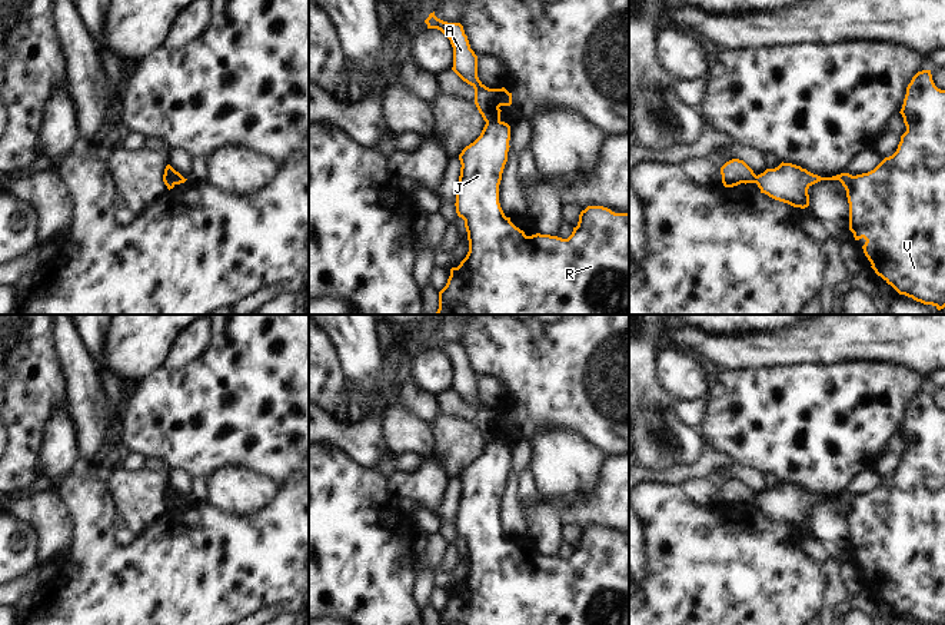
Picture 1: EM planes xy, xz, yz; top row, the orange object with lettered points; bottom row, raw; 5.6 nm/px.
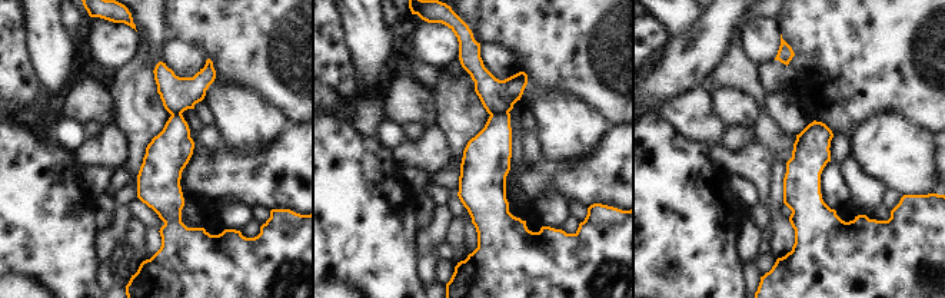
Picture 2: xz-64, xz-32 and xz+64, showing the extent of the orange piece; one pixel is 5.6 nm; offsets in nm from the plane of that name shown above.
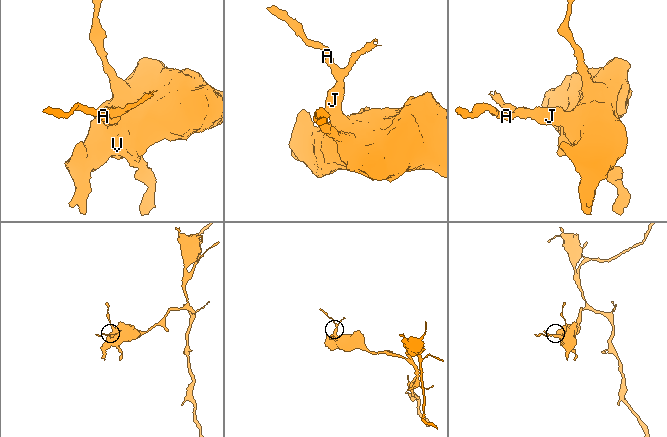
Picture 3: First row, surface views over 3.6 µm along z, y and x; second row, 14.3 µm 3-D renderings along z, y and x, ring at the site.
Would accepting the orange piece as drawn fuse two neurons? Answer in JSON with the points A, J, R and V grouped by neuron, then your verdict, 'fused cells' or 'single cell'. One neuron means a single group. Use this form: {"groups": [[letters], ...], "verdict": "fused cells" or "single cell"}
{"groups": [["A"], ["J", "R", "V"]], "verdict": "fused cells"}

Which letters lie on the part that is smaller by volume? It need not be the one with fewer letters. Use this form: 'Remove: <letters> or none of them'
Remove: A

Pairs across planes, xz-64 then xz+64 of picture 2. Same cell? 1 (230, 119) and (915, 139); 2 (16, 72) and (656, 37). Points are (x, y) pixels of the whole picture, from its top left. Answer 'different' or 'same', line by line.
1: same
2: same

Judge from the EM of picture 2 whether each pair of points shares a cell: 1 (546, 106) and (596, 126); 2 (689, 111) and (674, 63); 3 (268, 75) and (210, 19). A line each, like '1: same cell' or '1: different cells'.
1: same cell
2: different cells
3: same cell

